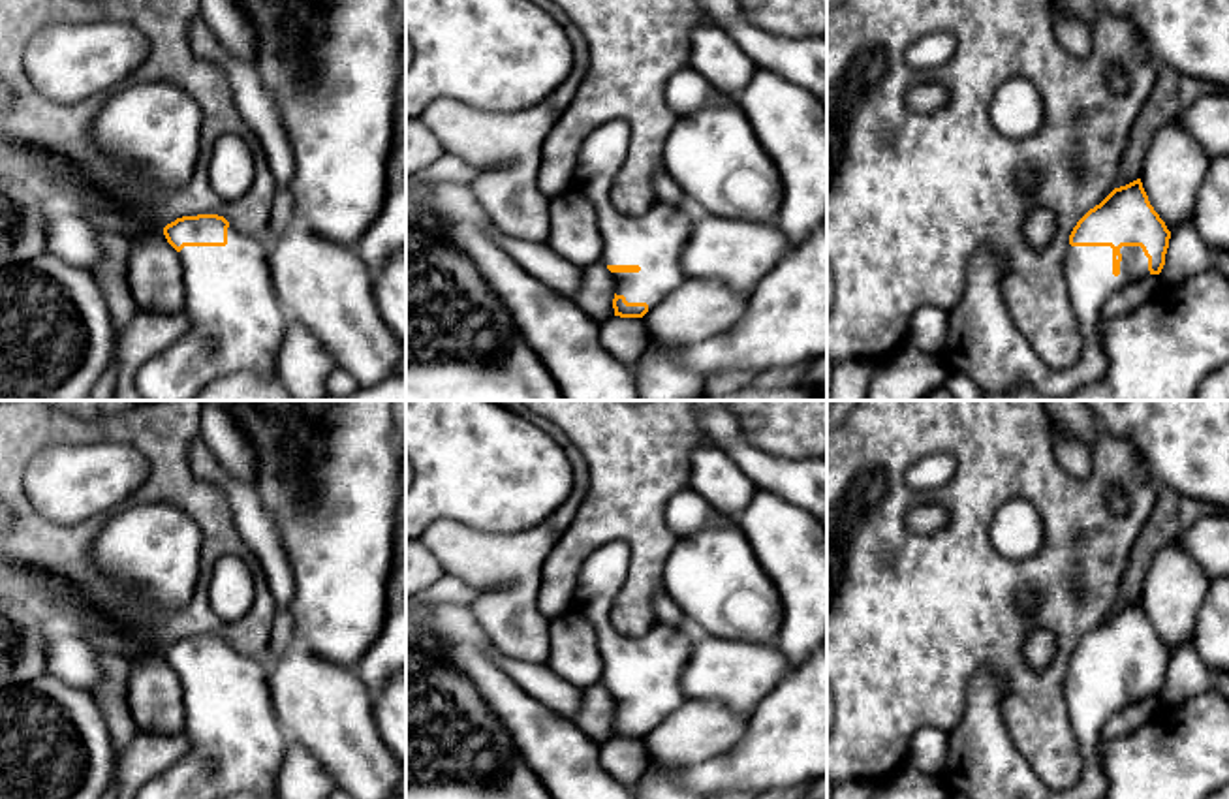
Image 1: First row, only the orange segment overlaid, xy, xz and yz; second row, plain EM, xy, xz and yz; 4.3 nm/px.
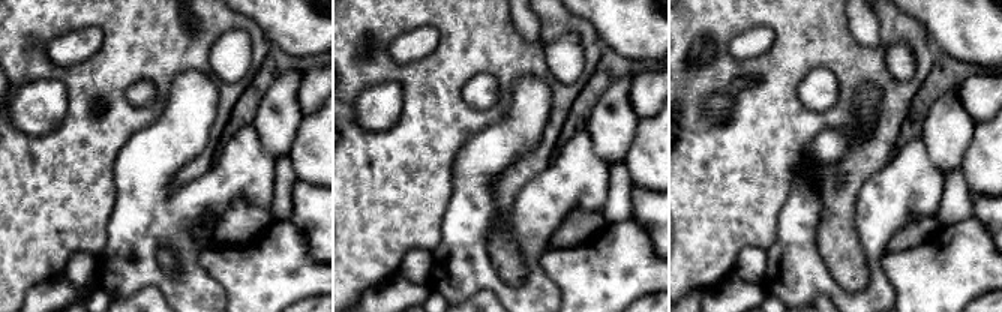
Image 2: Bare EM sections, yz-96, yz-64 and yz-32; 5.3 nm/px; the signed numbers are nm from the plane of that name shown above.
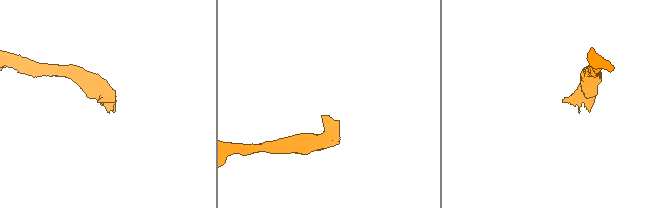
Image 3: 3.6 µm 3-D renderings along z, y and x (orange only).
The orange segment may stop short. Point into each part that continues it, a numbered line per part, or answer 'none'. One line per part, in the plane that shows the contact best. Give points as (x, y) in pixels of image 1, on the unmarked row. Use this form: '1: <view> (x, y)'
1: yz (983, 762)

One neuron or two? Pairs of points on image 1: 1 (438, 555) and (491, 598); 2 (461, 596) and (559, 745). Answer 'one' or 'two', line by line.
1: one
2: two

